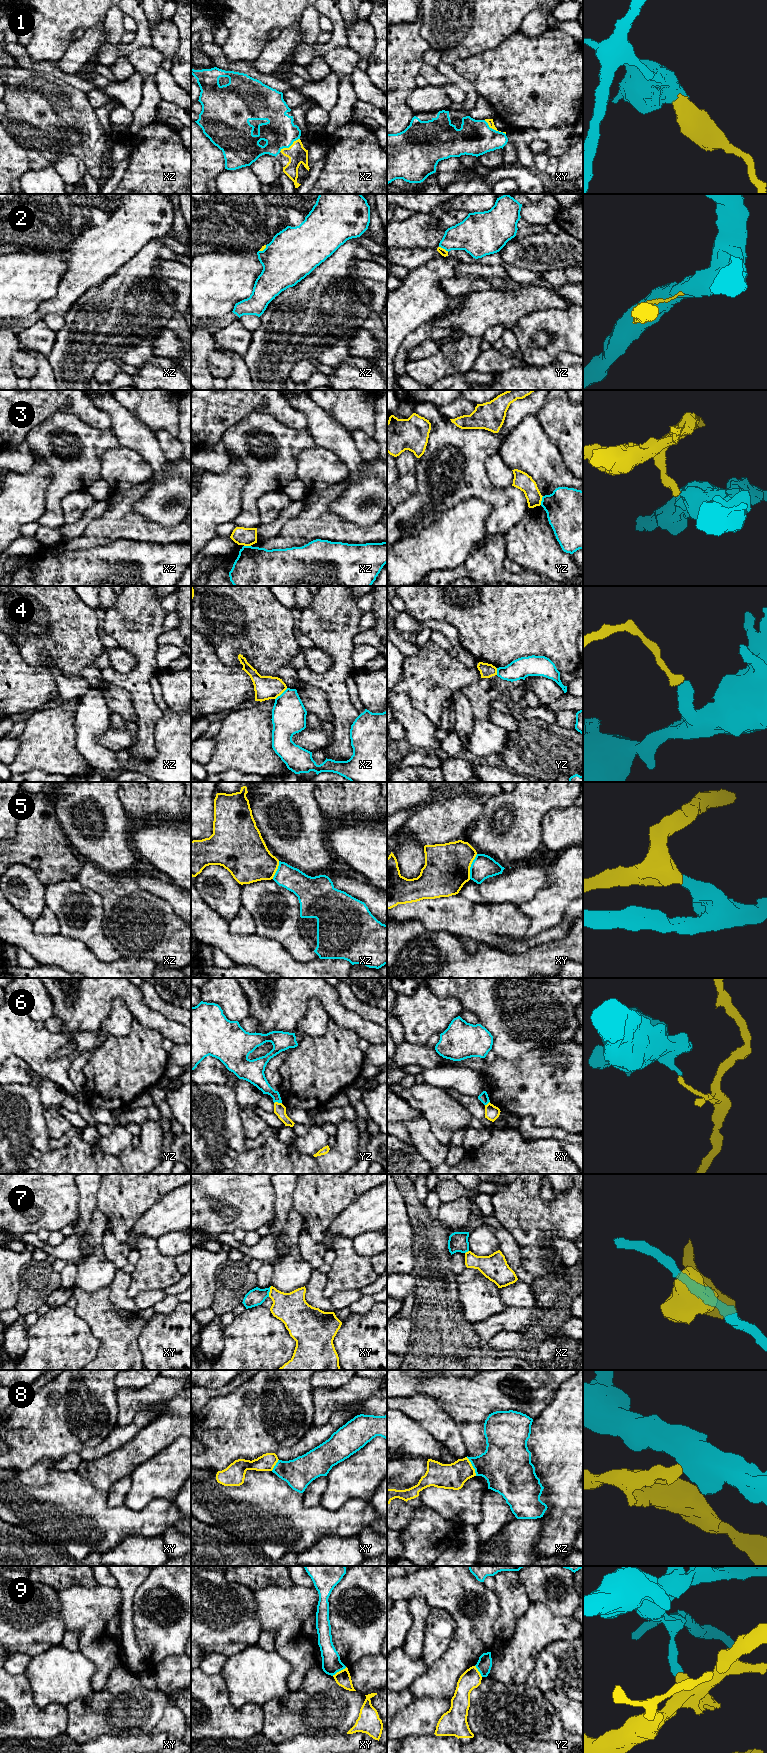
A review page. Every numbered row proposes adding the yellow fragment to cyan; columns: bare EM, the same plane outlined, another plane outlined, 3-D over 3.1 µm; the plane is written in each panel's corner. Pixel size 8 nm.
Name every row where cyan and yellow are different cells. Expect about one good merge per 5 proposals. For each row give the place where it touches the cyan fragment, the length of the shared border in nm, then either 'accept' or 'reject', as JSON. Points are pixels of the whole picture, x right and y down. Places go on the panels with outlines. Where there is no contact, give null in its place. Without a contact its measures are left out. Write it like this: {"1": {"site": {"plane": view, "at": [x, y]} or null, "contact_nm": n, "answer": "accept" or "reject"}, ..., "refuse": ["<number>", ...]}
{"1": {"site": {"plane": "xz", "at": [289, 146]}, "contact_nm": 200, "answer": "accept"}, "2": {"site": {"plane": "yz", "at": [444, 248]}, "contact_nm": 90, "answer": "reject"}, "3": {"site": {"plane": "yz", "at": [542, 500]}, "contact_nm": 80, "answer": "reject"}, "4": {"site": {"plane": "xz", "at": [282, 693]}, "contact_nm": 140, "answer": "reject"}, "5": {"site": {"plane": "xy", "at": [471, 866]}, "contact_nm": 220, "answer": "reject"}, "6": {"site": {"plane": "yz", "at": [277, 1101]}, "contact_nm": 60, "answer": "reject"}, "7": {"site": {"plane": "xy", "at": [269, 1291]}, "contact_nm": 90, "answer": "reject"}, "8": {"site": {"plane": "xz", "at": [472, 1465]}, "contact_nm": 170, "answer": "reject"}, "9": {"site": {"plane": "xy", "at": [339, 1670]}, "contact_nm": 140, "answer": "reject"}, "refuse": ["2", "3", "4", "5", "6", "7", "8", "9"]}

